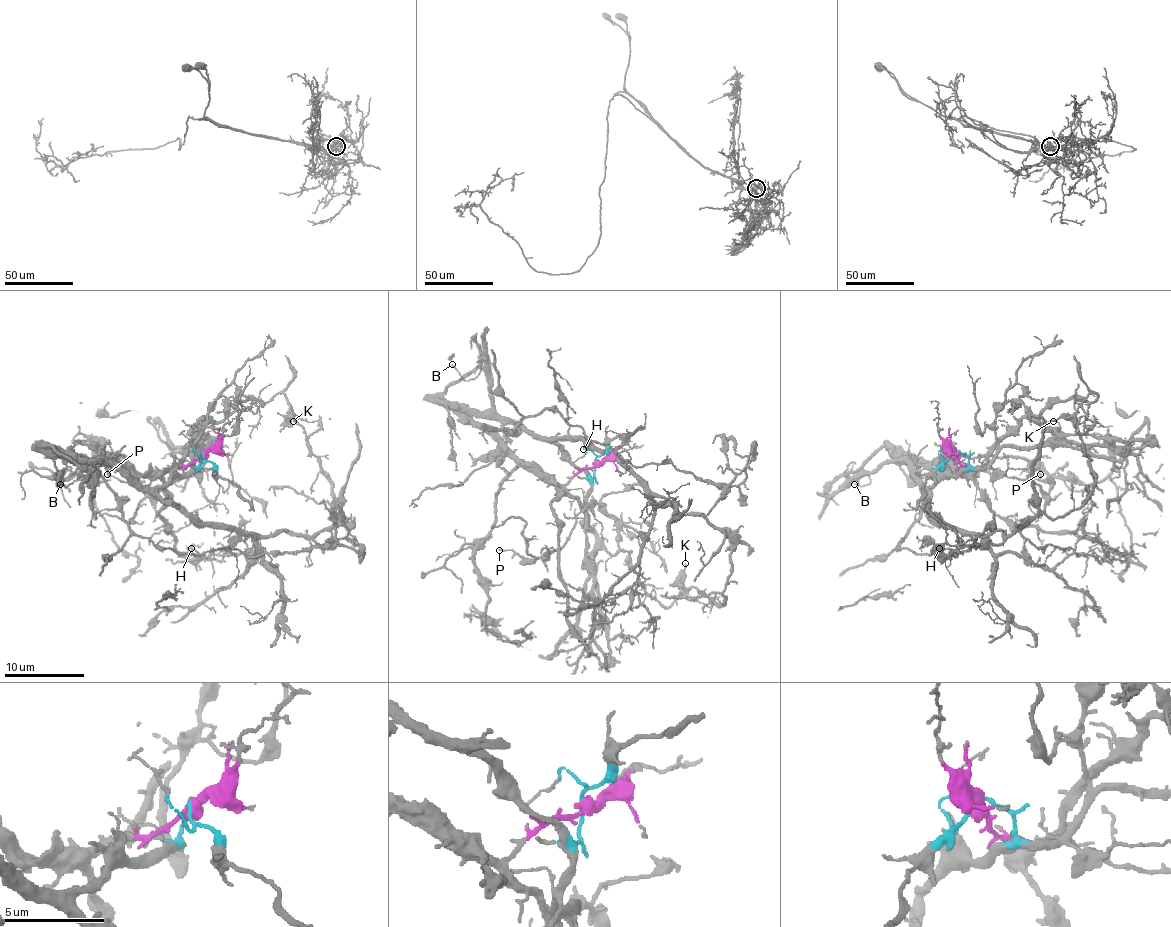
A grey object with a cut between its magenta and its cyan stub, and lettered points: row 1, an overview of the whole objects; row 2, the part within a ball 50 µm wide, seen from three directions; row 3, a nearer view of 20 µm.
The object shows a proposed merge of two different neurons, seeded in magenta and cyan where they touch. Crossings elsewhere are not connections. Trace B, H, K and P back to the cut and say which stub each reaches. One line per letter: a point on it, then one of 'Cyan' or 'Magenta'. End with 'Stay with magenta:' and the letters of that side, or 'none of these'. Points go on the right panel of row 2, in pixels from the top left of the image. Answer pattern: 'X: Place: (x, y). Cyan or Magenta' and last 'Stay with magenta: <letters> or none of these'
B: Place: (854, 484). Cyan
H: Place: (939, 548). Magenta
K: Place: (1053, 421). Magenta
P: Place: (1040, 474). Cyan
Stay with magenta: H, K

